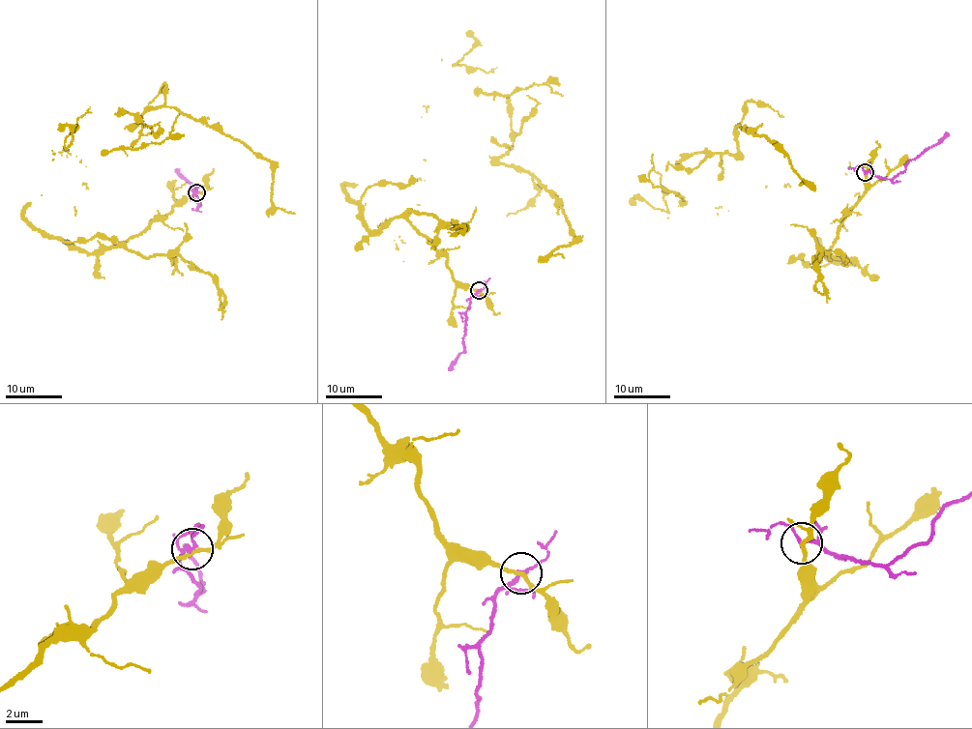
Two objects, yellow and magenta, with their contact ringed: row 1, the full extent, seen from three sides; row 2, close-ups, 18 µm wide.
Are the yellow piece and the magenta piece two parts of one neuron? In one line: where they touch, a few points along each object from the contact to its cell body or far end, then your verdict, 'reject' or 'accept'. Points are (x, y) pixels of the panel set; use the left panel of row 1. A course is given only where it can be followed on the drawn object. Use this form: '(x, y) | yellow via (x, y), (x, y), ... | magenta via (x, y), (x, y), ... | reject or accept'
(196, 192) | yellow via (196, 193), (99, 252), (23, 217), (59, 152), (162, 106), (258, 153), (274, 206), (295, 214) | magenta via (196, 193), (192, 198), (200, 206), (194, 186), (175, 169) | reject

